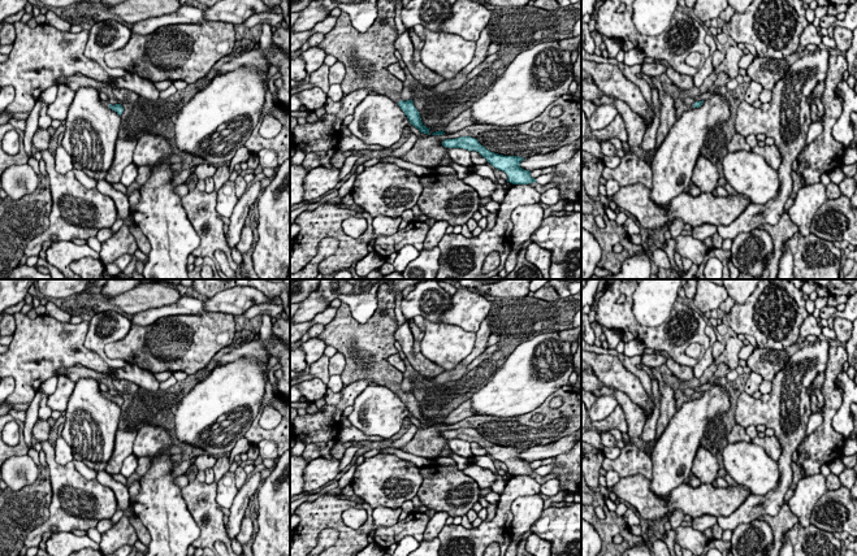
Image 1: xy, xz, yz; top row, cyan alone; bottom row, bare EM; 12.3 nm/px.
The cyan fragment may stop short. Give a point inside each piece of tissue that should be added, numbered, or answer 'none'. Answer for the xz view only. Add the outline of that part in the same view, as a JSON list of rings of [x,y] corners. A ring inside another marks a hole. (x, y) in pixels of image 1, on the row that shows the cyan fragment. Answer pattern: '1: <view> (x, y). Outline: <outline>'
1: xz (366, 56). Outline: [[[377,0],[377,18],[365,32],[359,32],[352,27],[351,22],[345,22],[342,17],[347,13],[341,12],[334,27],[325,34],[323,42],[317,45],[326,56],[334,56],[337,61],[345,65],[346,74],[341,83],[345,95],[355,90],[371,88],[397,103],[402,100],[403,82],[388,71],[389,65],[399,62],[394,55],[394,42],[399,36],[395,26],[397,1],[402,3],[402,0]]]

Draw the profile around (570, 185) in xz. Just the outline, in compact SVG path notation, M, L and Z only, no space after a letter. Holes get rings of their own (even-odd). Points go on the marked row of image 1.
M581 147L568 162L558 164L554 173L550 182L558 184L560 199L544 210L544 218L550 217L553 212L564 210L566 204L581 203Z

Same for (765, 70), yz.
M756 57L748 66L746 74L765 90L771 91L776 82L785 75L788 66L787 58Z

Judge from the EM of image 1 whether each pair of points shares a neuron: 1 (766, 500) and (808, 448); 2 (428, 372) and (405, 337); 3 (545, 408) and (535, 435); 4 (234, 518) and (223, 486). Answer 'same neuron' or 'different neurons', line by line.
1: different neurons
2: same neuron
3: same neuron
4: different neurons

